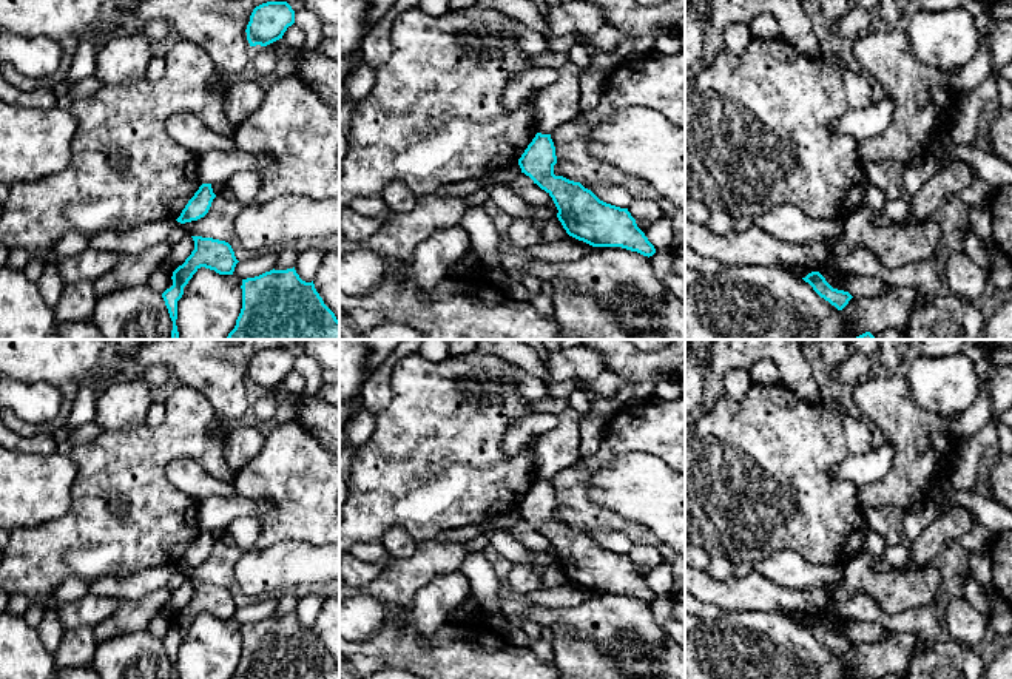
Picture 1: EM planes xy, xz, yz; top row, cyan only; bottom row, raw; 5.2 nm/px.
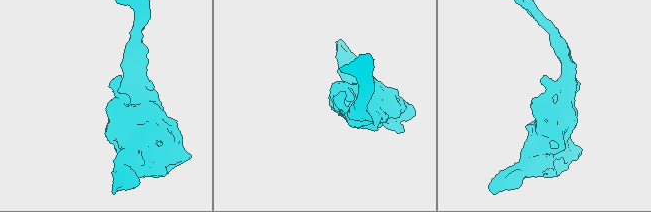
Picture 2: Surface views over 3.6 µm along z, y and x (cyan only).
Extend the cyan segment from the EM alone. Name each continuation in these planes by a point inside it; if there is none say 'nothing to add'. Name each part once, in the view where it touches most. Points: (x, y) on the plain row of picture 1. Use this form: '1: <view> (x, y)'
nothing to add

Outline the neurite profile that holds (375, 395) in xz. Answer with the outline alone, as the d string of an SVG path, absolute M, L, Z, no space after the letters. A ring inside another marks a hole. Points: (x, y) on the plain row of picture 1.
M403 340L384 363L363 383L359 400L375 414L383 412L392 401L390 378L395 366L406 356L418 353L424 340Z

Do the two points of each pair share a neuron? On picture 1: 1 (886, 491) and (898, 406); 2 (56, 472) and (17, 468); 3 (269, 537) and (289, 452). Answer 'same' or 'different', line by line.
1: same
2: same
3: same

